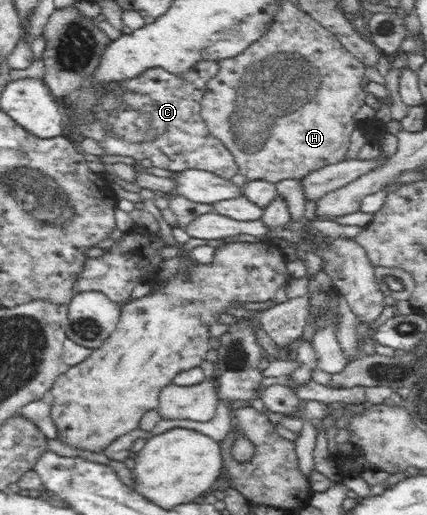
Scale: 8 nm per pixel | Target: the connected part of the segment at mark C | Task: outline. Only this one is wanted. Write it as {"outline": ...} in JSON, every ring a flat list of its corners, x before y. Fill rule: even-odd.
{"outline":[[199,61,182,75,171,74,165,69,147,69,141,76,127,80,117,88,111,88,105,96,99,96,97,100,96,95,100,89,91,84,89,76,89,79,84,81,78,90,75,90,75,93,59,100,60,107,65,113,71,113,73,118,77,119,75,134,81,134,85,139,93,139,105,151,105,154,129,156,137,162,147,159,151,161,152,166,178,172,187,169,209,171,229,180,240,172,239,167,229,150,209,132,200,112,201,99,207,90,207,82,217,72,218,62,215,61],[90,101,93,101,93,118,90,118,88,114]]}

